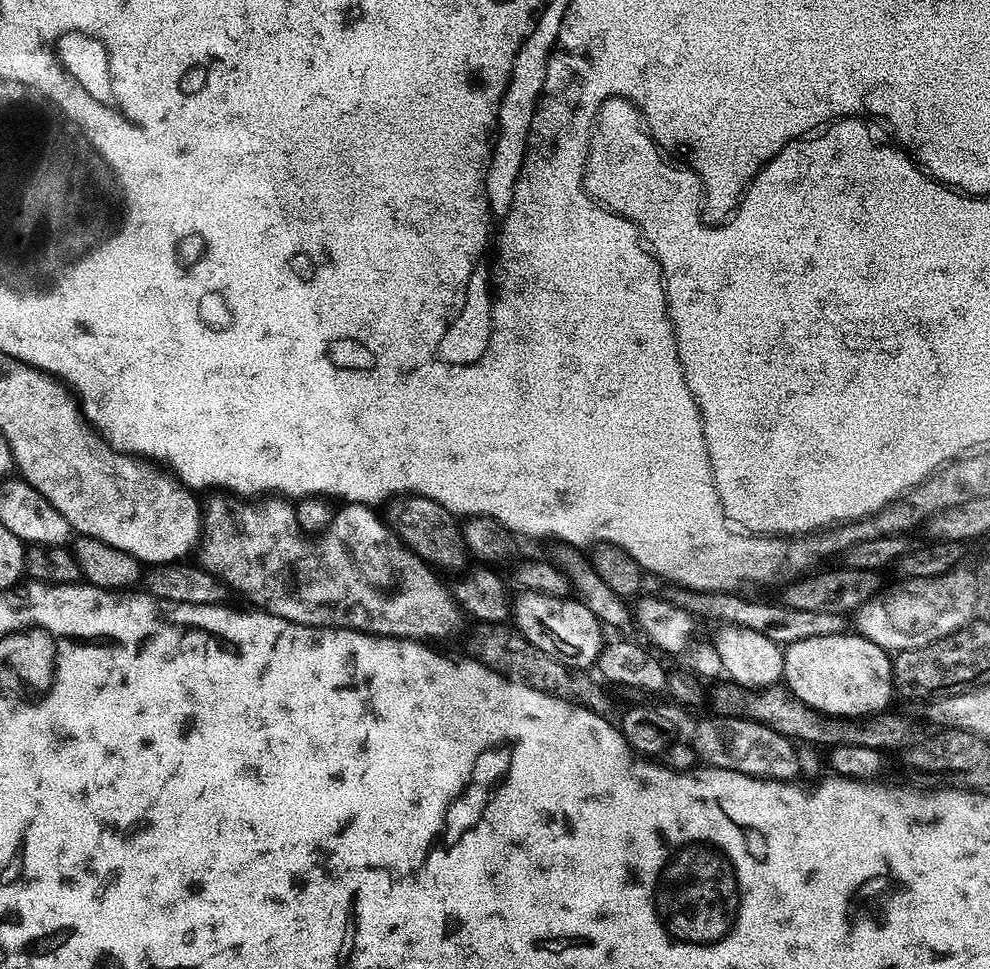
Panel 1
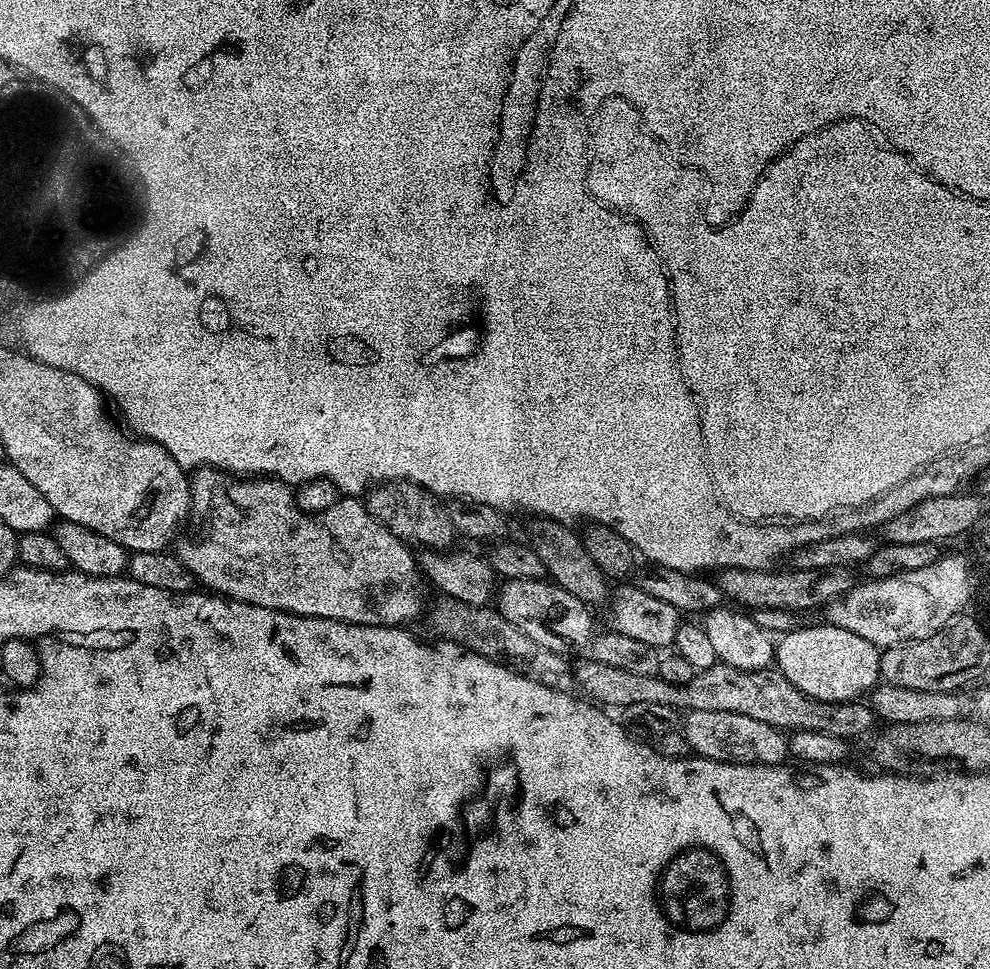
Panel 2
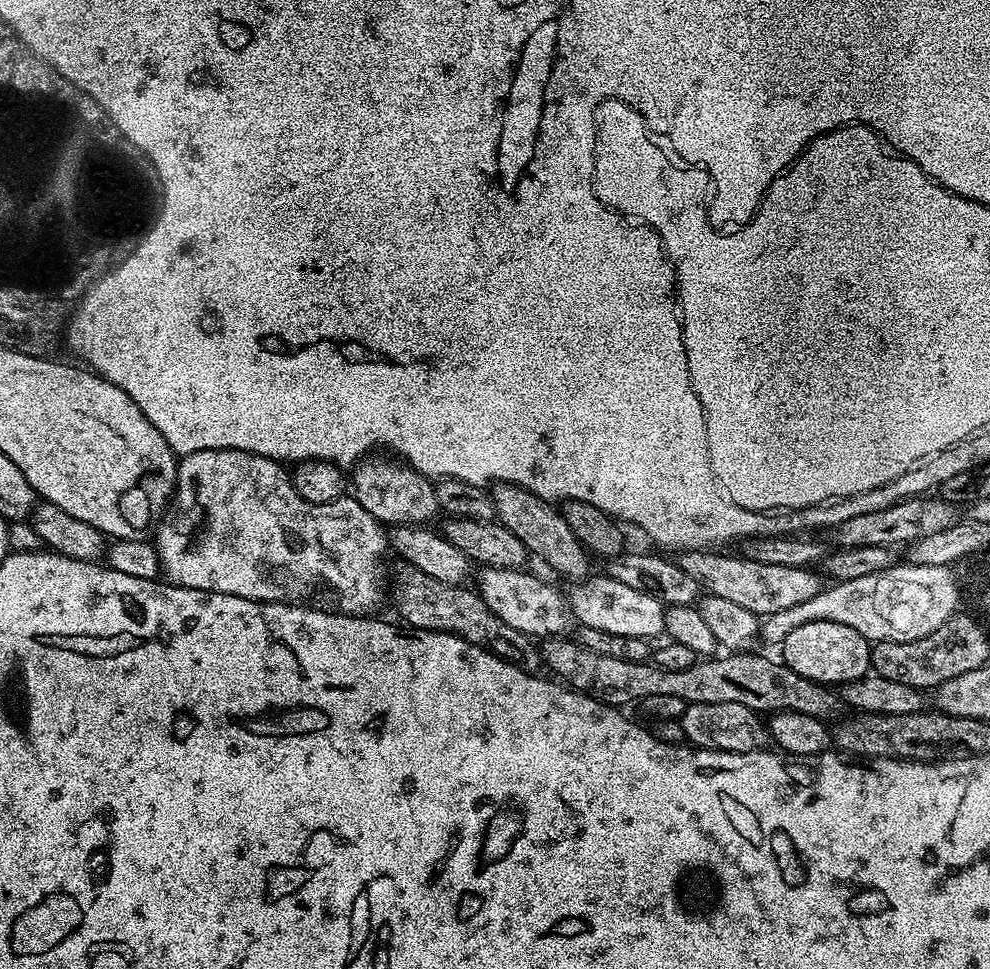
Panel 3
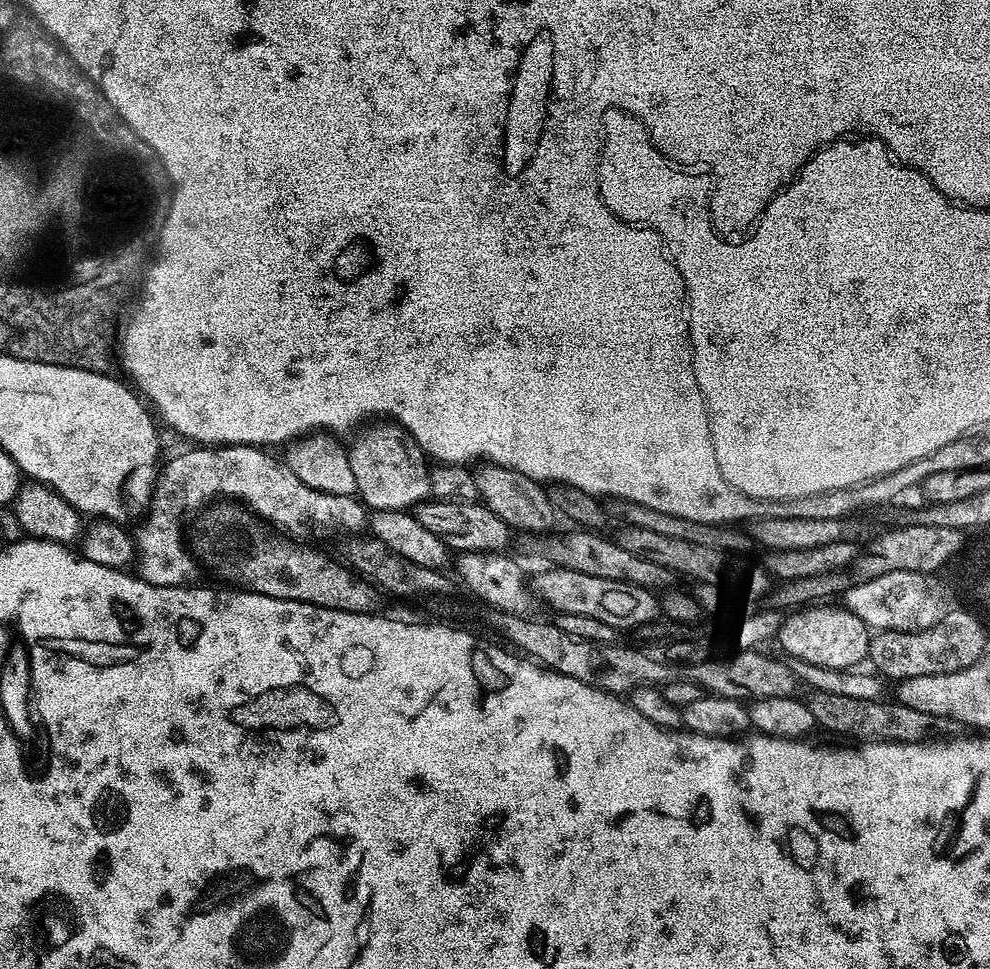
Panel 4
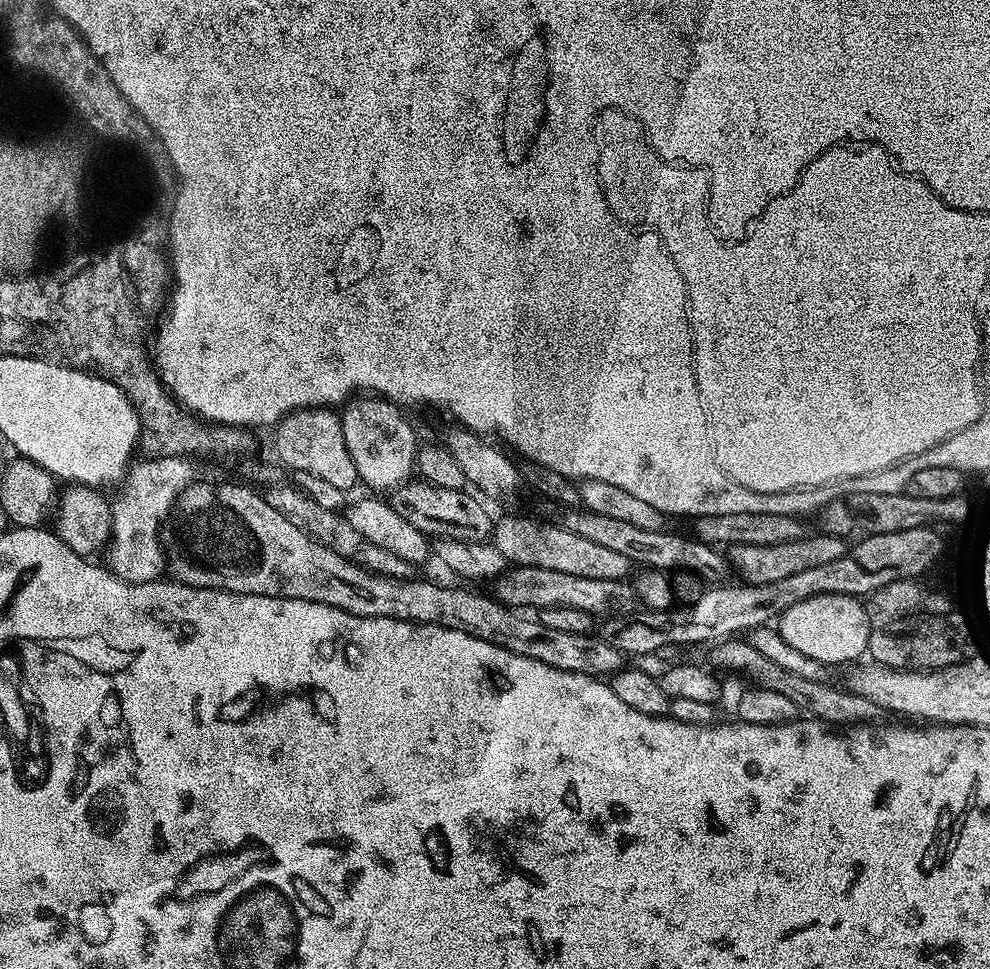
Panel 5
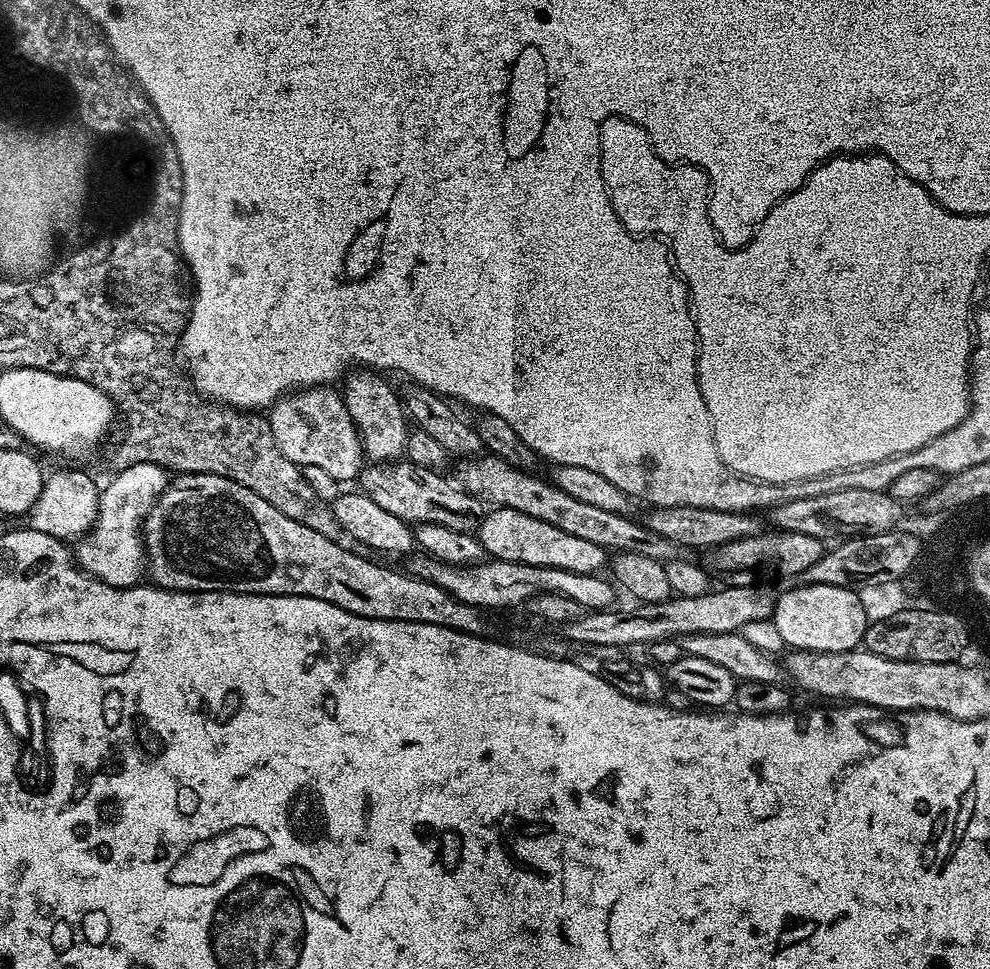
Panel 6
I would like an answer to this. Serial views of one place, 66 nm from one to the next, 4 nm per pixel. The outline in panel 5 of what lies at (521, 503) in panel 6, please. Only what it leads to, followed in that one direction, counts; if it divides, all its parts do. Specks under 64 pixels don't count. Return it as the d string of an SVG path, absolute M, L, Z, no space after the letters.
M583 506L573 507L565 511L563 527L569 528L574 534L587 538L590 542L601 546L607 546L618 554L626 554L626 558L633 565L643 566L645 569L681 570L693 572L701 580L712 586L720 586L729 579L730 560L724 556L719 547L704 544L696 539L695 535L683 536L675 530L659 532L658 530L644 530L639 526L632 526L621 519L607 517L606 514L598 514L588 511Z

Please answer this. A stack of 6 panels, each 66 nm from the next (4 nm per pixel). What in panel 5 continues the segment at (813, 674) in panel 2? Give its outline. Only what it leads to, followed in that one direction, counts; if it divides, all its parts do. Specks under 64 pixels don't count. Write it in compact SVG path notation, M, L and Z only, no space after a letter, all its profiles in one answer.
M818 594L814 598L806 598L806 602L794 602L794 606L790 606L790 610L786 610L778 618L780 637L794 646L794 650L806 654L806 658L814 658L829 666L848 664L867 653L868 639L874 627L873 621L868 621L867 610L860 604L863 603L857 597L846 594Z

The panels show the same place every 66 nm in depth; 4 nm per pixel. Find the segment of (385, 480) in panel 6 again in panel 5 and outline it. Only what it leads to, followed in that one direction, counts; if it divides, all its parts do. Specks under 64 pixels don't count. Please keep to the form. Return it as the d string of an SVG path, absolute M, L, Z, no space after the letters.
M413 478L407 484L401 484L390 496L392 508L398 510L400 517L406 518L406 522L410 522L410 526L418 526L418 530L422 530L429 538L487 541L492 535L494 516L484 509L483 502L485 503L485 501L480 500L475 500L468 490L444 489L442 486L429 484L423 478Z

